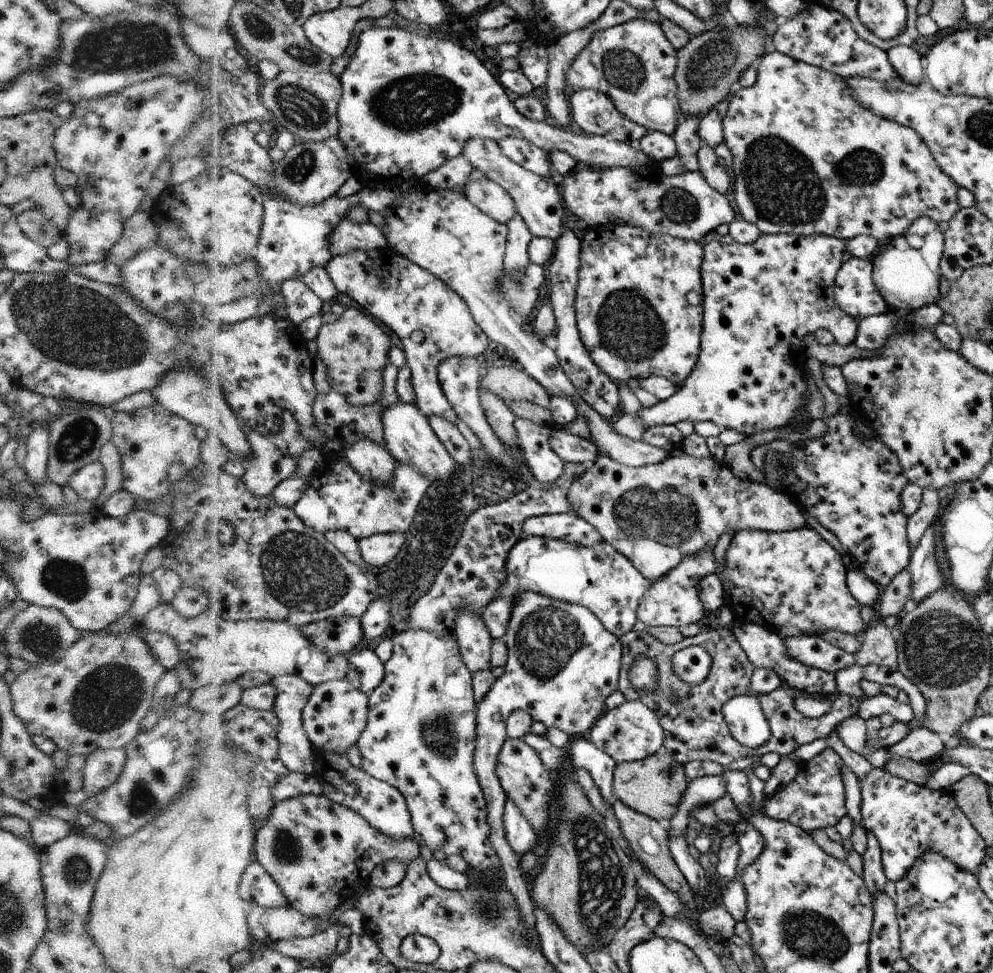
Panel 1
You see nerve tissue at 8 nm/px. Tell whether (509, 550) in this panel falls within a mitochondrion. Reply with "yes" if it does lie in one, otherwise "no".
no

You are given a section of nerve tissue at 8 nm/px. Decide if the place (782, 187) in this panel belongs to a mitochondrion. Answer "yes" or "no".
yes

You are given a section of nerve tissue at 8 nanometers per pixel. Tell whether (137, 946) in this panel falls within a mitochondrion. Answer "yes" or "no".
no

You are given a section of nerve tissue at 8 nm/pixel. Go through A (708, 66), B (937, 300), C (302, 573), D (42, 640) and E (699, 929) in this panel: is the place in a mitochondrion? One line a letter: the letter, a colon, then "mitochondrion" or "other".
A: mitochondrion
B: other
C: mitochondrion
D: mitochondrion
E: other

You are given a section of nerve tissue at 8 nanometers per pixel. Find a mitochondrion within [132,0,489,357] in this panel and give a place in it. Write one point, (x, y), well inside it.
(411, 104)

